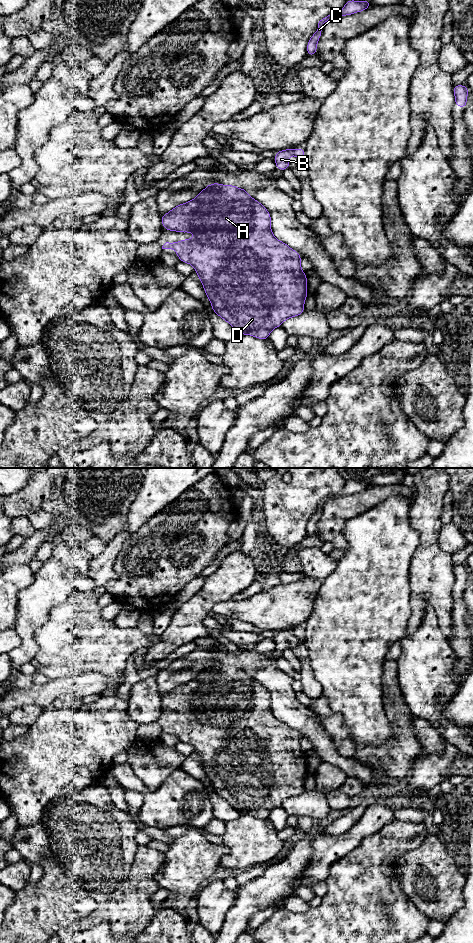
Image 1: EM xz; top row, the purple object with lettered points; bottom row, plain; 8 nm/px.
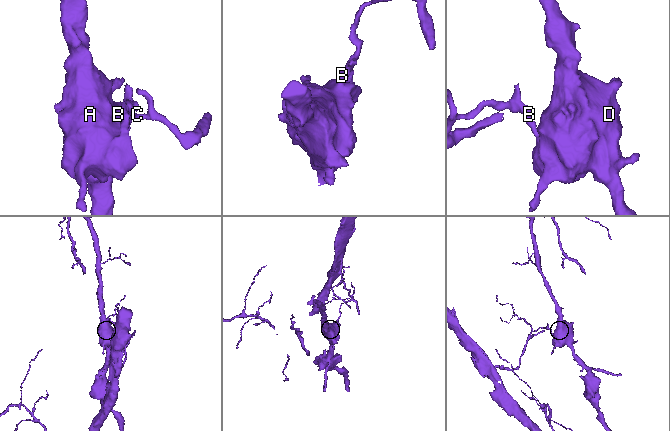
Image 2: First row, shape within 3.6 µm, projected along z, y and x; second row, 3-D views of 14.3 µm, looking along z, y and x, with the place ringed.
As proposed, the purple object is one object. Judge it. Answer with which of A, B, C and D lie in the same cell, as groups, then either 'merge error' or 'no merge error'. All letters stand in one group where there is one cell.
A D / B C; merge error

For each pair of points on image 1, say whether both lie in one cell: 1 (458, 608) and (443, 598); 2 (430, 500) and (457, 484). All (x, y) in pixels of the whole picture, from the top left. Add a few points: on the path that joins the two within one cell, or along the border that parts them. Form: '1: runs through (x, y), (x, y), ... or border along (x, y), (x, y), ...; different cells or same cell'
1: border along (455, 581), (452, 587), (452, 628); different cells
2: border along (450, 478), (448, 489); different cells

